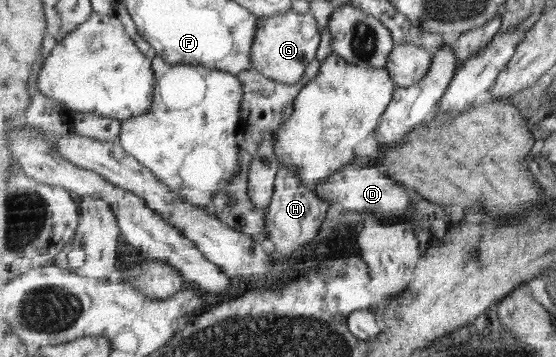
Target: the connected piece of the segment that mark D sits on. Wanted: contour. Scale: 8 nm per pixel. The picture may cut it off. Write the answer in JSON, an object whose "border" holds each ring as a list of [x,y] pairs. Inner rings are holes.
{"border":[[[346,164],[342,170],[338,170],[338,173],[320,182],[314,190],[319,198],[328,201],[330,205],[341,205],[343,209],[356,210],[364,216],[386,216],[388,218],[402,216],[408,222],[417,222],[407,189],[373,164],[358,169],[352,164]]]}

